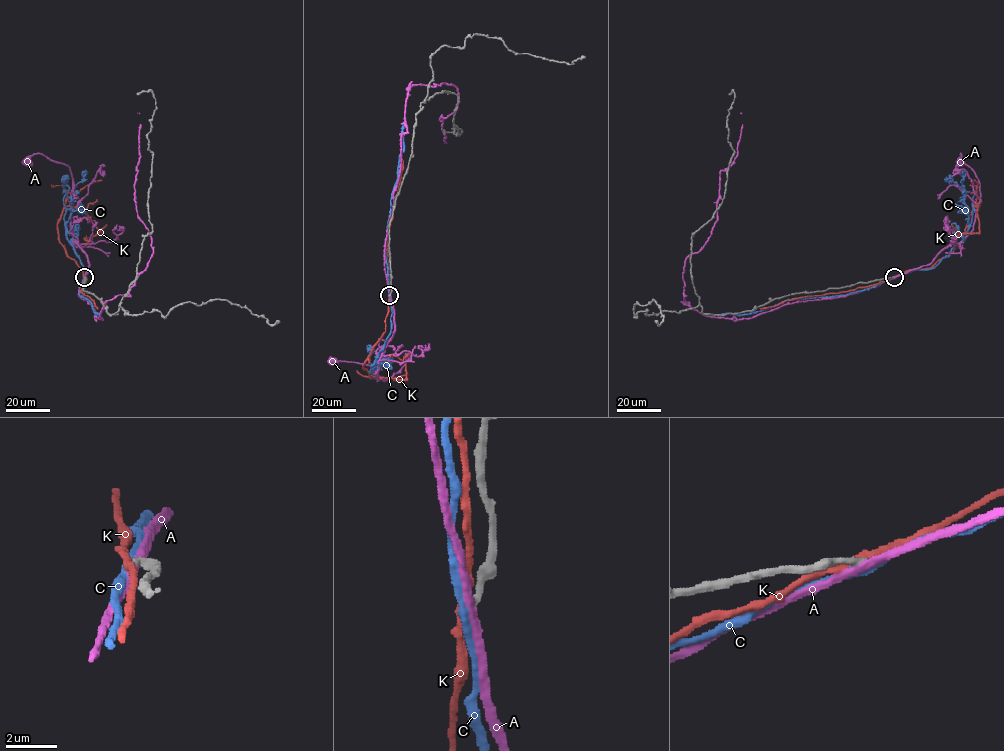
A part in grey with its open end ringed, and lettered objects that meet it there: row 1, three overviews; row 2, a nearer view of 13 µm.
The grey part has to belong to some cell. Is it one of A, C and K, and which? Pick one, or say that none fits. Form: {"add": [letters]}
{"add": []}

